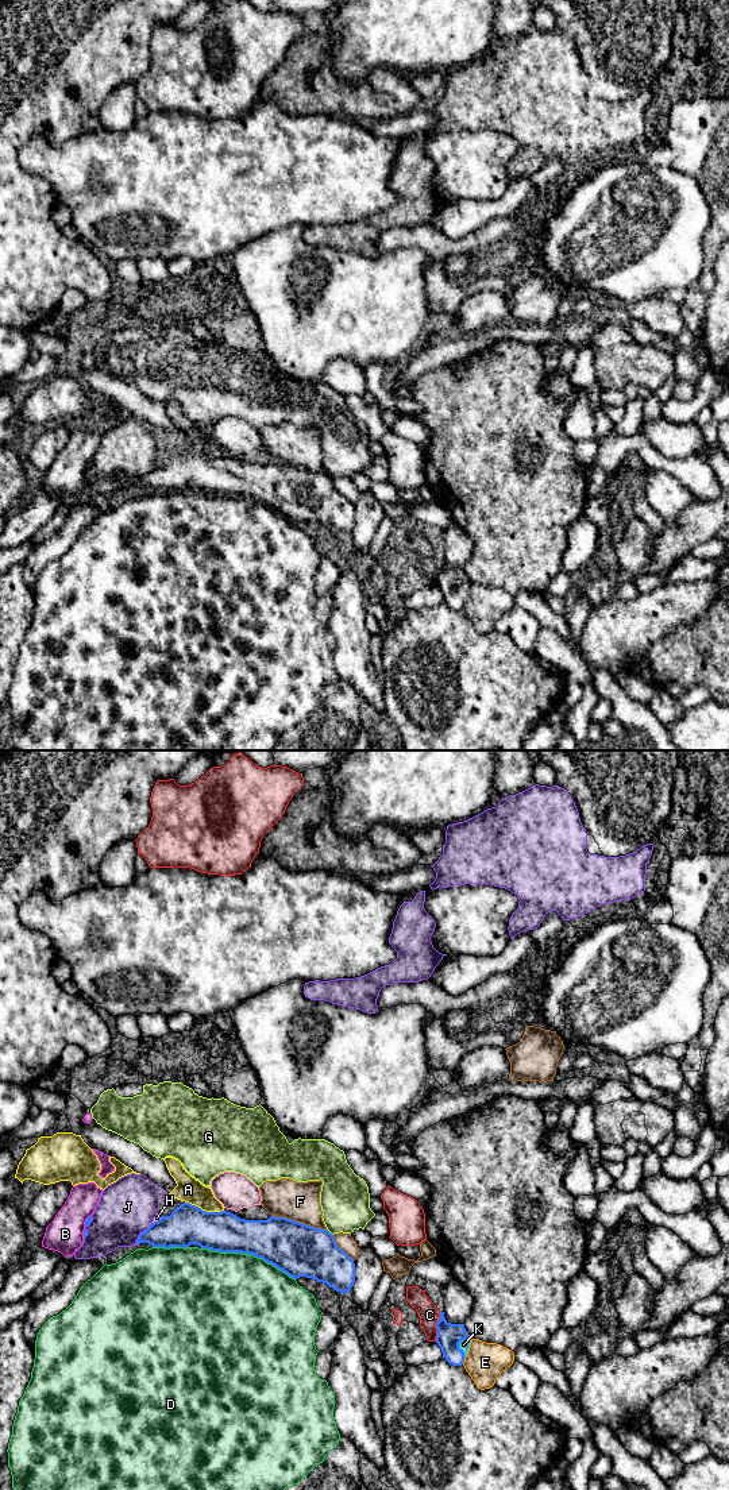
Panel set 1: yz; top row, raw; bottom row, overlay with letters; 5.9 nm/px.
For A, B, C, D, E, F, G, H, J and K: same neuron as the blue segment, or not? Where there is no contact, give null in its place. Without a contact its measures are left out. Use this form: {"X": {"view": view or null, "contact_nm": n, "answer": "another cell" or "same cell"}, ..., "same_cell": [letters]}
{"A": {"view": "yz", "contact_nm": 240, "answer": "another cell"}, "B": {"view": "yz", "contact_nm": 80, "answer": "another cell"}, "C": {"view": "yz", "contact_nm": 180, "answer": "another cell"}, "D": {"view": "yz", "contact_nm": 600, "answer": "another cell"}, "E": {"view": "yz", "contact_nm": 50, "answer": "another cell"}, "F": {"view": "yz", "contact_nm": 340, "answer": "another cell"}, "G": {"view": "yz", "contact_nm": 50, "answer": "another cell"}, "H": {"view": "yz", "contact_nm": 80, "answer": "another cell"}, "J": {"view": "yz", "contact_nm": 170, "answer": "another cell"}, "K": {"view": "yz", "contact_nm": 140, "answer": "same cell"}, "same_cell": ["K"]}

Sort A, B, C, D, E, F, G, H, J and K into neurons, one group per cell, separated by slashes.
A / B / C / D / E / F / G / H / J / K

